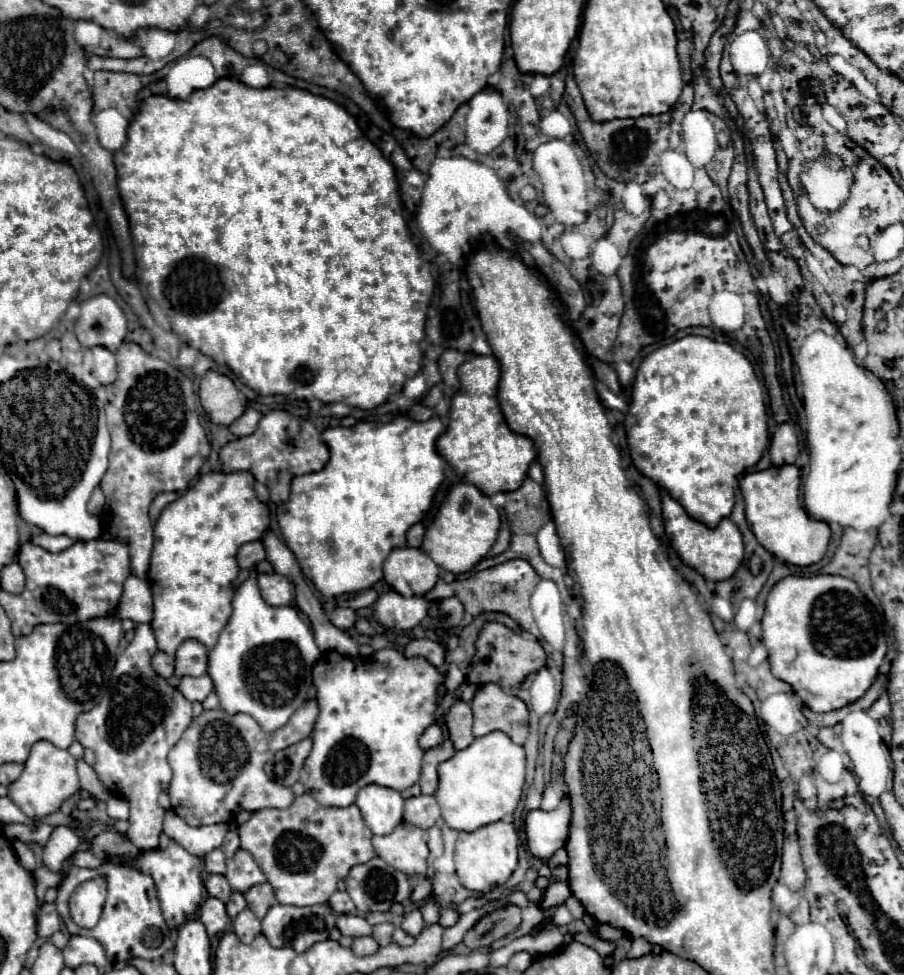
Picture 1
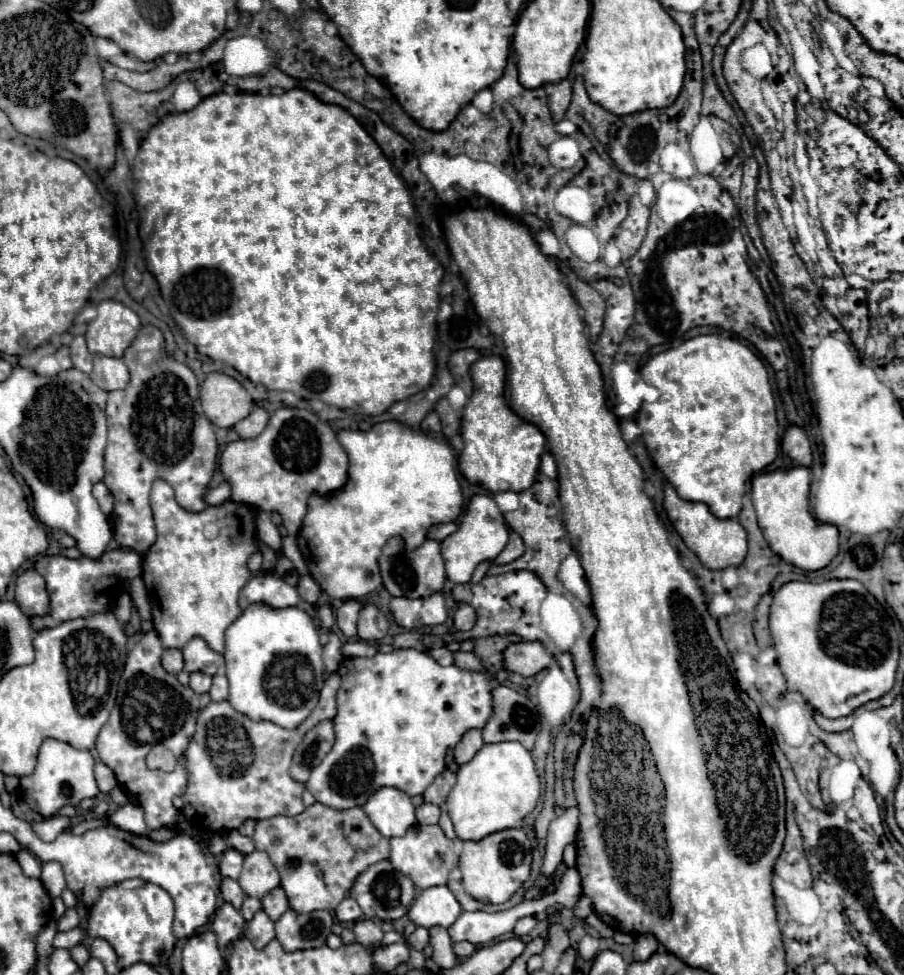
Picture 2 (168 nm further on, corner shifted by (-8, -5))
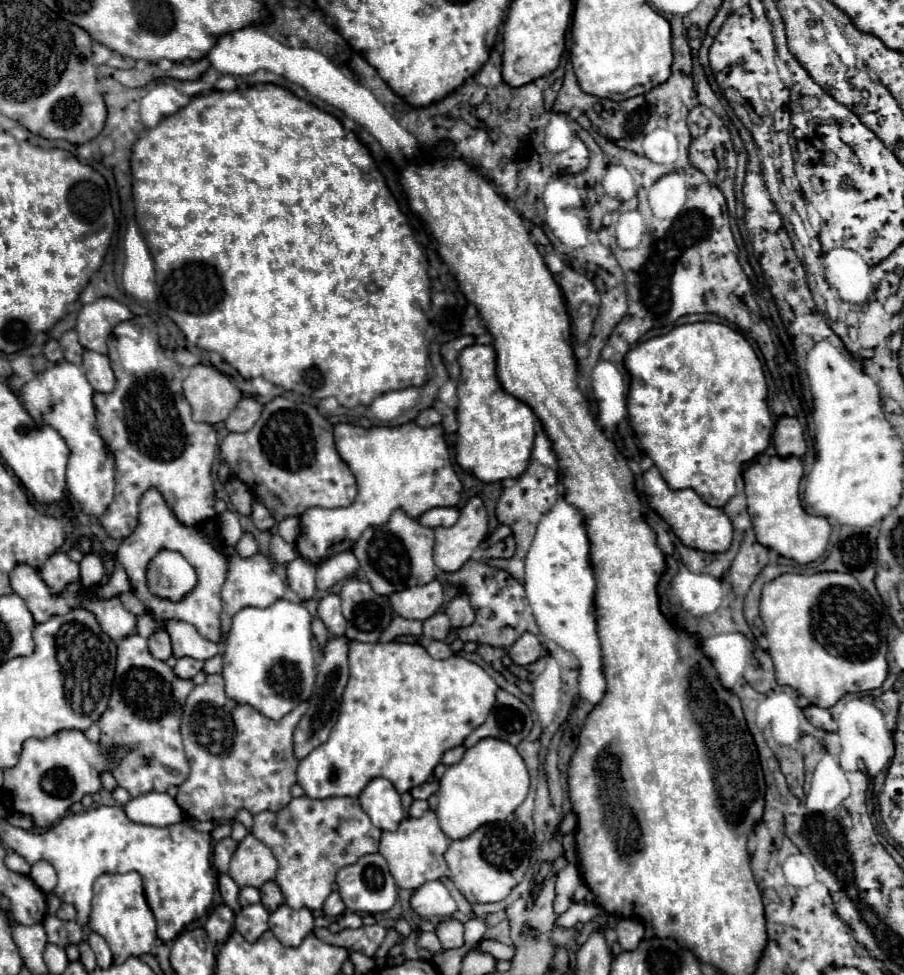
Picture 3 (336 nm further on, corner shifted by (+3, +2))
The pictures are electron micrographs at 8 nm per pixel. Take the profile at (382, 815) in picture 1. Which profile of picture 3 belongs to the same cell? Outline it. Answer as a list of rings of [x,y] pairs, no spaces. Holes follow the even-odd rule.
[[[373,778],[359,796],[361,808],[371,818],[373,826],[381,830],[397,830],[405,818],[399,792],[385,778]]]

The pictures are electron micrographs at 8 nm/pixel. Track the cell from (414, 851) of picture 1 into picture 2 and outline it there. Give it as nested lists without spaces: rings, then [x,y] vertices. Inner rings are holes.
[[[412,825],[406,835],[392,837],[390,839],[390,863],[412,879],[412,883],[420,889],[434,887],[434,885],[446,885],[450,869],[458,863],[458,847],[456,841],[450,841],[444,837],[442,829],[438,825]]]

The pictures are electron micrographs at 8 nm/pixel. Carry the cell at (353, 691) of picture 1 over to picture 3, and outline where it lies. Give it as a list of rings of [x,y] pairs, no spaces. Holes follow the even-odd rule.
[[[351,642],[349,682],[341,712],[325,744],[299,762],[297,782],[309,798],[359,796],[373,778],[387,778],[399,794],[427,782],[443,752],[479,728],[497,692],[495,680],[461,656],[435,660],[419,644]]]

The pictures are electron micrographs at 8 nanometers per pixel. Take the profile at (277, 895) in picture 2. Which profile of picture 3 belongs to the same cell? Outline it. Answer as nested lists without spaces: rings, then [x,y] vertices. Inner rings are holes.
[[[267,882],[261,886],[261,904],[269,910],[275,912],[283,904],[283,894],[281,888],[275,882]]]

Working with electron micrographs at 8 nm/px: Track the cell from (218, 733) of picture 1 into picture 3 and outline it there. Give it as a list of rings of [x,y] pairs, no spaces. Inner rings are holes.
[[[209,674],[207,680],[193,688],[189,694],[185,708],[183,708],[183,722],[181,722],[181,734],[183,734],[183,746],[185,756],[189,760],[191,772],[189,778],[179,786],[177,804],[179,808],[195,820],[213,820],[221,818],[231,822],[239,810],[249,810],[251,814],[259,814],[265,810],[277,812],[285,808],[291,800],[291,786],[297,782],[295,770],[297,770],[297,758],[293,756],[293,732],[299,724],[301,716],[307,710],[307,702],[299,704],[295,710],[291,710],[281,720],[271,720],[257,712],[249,704],[237,704],[235,700],[225,696],[223,690],[223,676],[221,674]]]

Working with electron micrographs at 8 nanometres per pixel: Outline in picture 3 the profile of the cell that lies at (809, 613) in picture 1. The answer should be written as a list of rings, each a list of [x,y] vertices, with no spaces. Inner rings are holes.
[[[819,572],[819,574],[781,574],[779,578],[767,582],[763,586],[763,596],[761,596],[761,620],[765,624],[765,636],[769,640],[769,654],[773,658],[775,664],[775,678],[777,684],[781,686],[791,686],[793,690],[797,690],[801,696],[805,696],[811,704],[819,706],[819,708],[831,708],[837,704],[837,700],[849,692],[865,692],[865,690],[873,690],[879,688],[885,678],[887,678],[887,628],[881,622],[879,614],[875,612],[873,604],[871,604],[871,596],[865,592],[865,588],[861,588],[861,584],[857,582],[855,576],[849,574],[841,574],[841,572]]]

